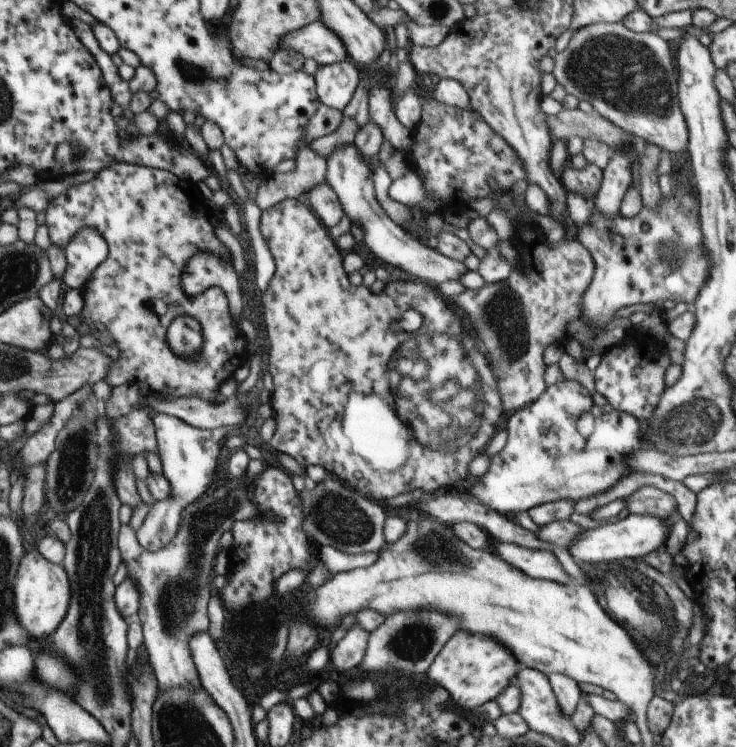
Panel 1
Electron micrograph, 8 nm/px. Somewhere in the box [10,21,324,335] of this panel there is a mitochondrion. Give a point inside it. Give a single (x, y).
(189, 71)

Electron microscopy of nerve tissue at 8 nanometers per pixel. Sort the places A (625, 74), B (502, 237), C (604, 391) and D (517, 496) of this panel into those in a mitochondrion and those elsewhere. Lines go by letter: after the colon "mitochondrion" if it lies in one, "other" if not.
A: mitochondrion
B: other
C: other
D: other

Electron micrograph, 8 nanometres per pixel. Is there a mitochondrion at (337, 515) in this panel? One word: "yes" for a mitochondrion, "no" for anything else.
yes

